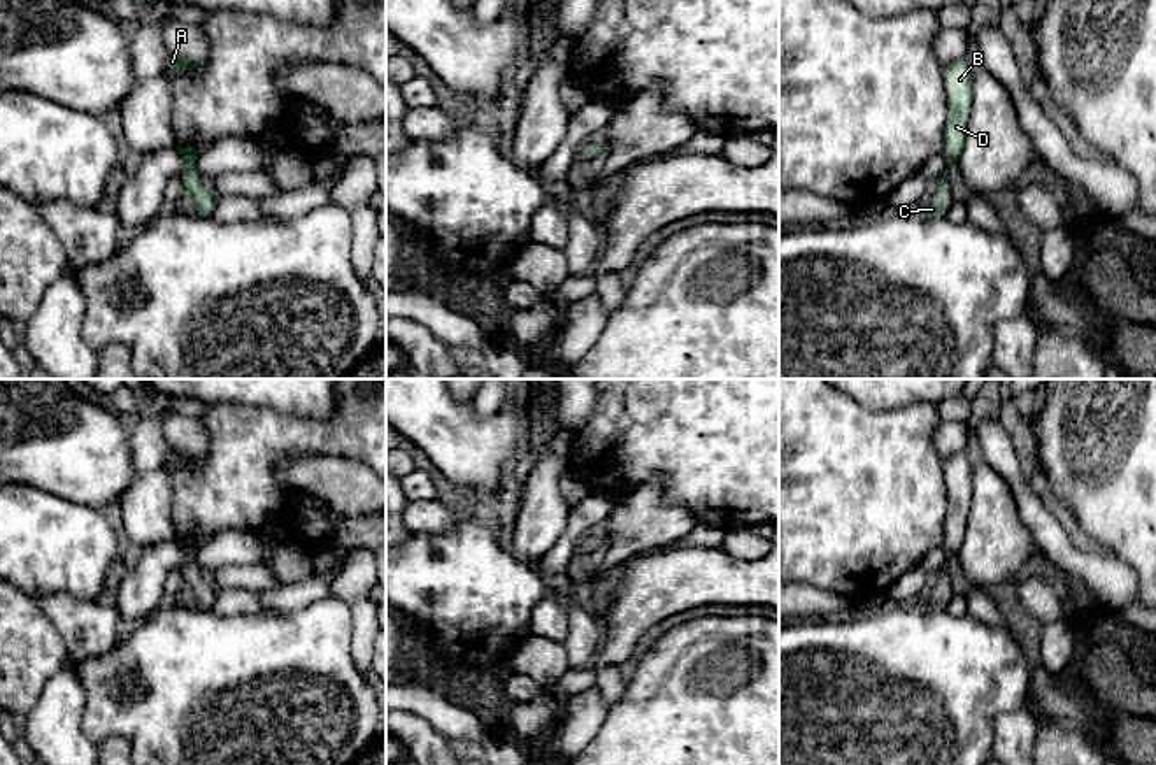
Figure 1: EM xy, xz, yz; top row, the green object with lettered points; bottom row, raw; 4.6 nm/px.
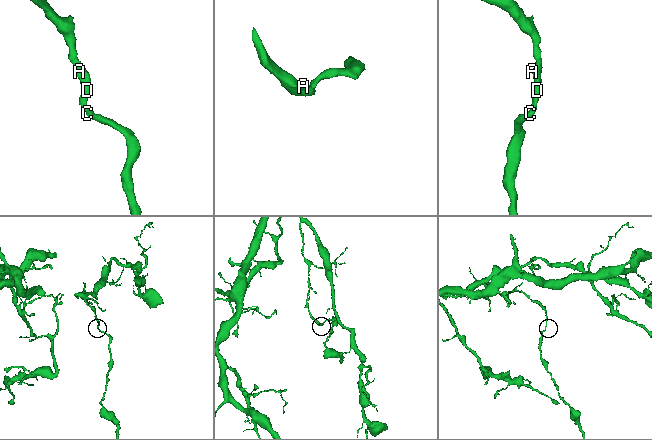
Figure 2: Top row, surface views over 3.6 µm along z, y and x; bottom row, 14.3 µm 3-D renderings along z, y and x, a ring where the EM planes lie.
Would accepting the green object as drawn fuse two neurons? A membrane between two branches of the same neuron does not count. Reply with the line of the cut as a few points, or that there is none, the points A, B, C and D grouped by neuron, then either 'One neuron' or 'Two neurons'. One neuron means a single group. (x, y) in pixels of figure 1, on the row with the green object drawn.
No split. Groups: A B C D. One neuron

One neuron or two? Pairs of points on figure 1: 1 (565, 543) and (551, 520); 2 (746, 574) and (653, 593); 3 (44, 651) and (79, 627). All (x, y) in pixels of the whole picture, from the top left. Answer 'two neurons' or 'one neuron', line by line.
1: two neurons
2: one neuron
3: two neurons

